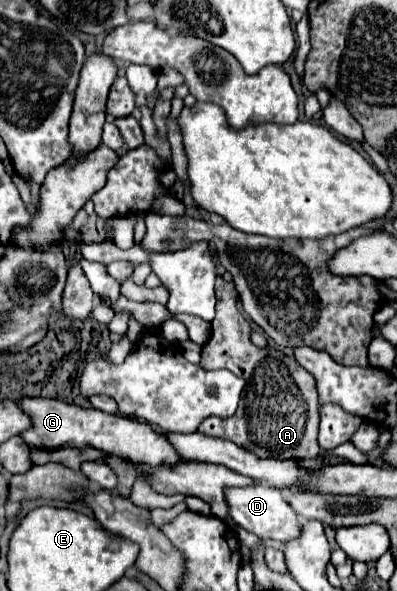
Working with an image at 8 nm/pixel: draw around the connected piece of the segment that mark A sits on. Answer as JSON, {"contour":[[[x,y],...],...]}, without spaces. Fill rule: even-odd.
{"contour":[[[218,278],[216,280],[216,296],[218,296],[216,318],[210,322],[212,334],[202,348],[200,366],[204,370],[226,368],[234,376],[244,378],[246,388],[242,392],[244,400],[240,402],[242,406],[238,408],[238,414],[234,414],[230,418],[210,416],[204,420],[204,424],[198,430],[206,432],[208,436],[228,438],[228,440],[236,442],[238,446],[250,450],[258,458],[270,458],[272,456],[278,460],[286,460],[286,458],[314,458],[314,456],[318,456],[318,442],[316,442],[316,436],[318,436],[318,392],[316,392],[314,376],[310,372],[306,372],[296,362],[294,356],[286,356],[284,352],[274,350],[274,348],[258,348],[250,342],[250,324],[238,312],[238,292],[236,292],[232,282],[224,282],[222,278]]]}

